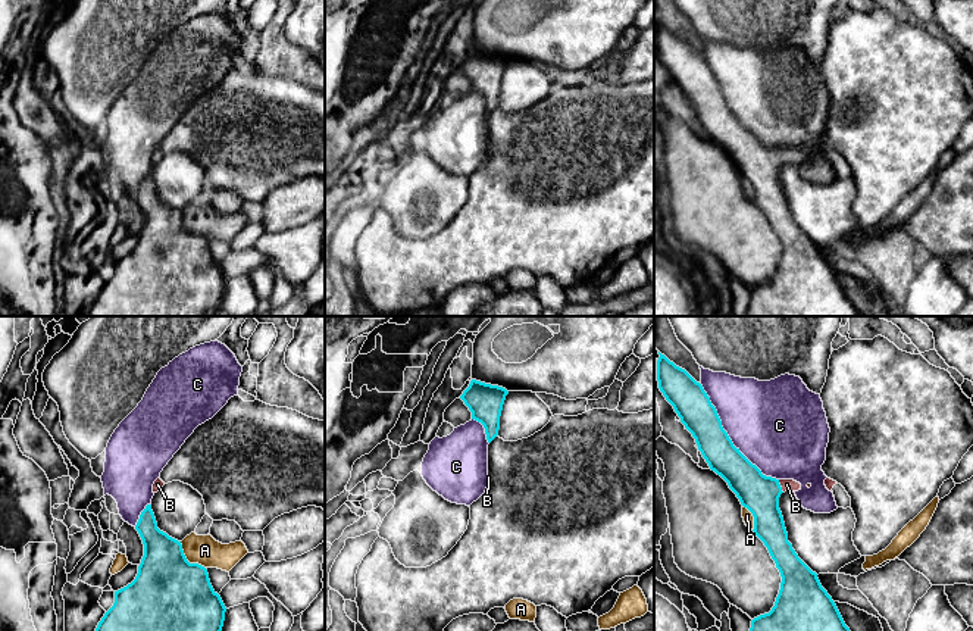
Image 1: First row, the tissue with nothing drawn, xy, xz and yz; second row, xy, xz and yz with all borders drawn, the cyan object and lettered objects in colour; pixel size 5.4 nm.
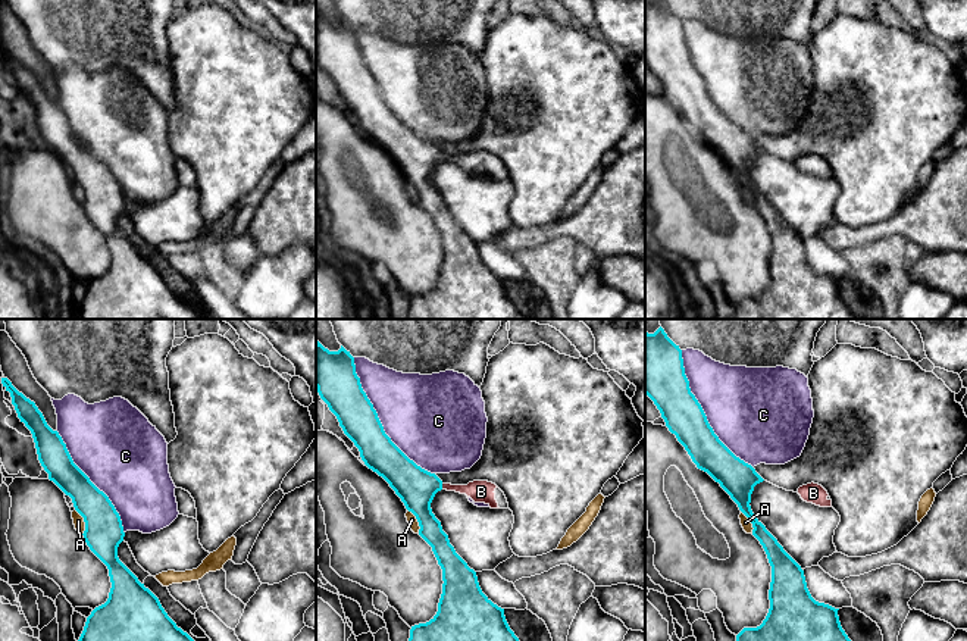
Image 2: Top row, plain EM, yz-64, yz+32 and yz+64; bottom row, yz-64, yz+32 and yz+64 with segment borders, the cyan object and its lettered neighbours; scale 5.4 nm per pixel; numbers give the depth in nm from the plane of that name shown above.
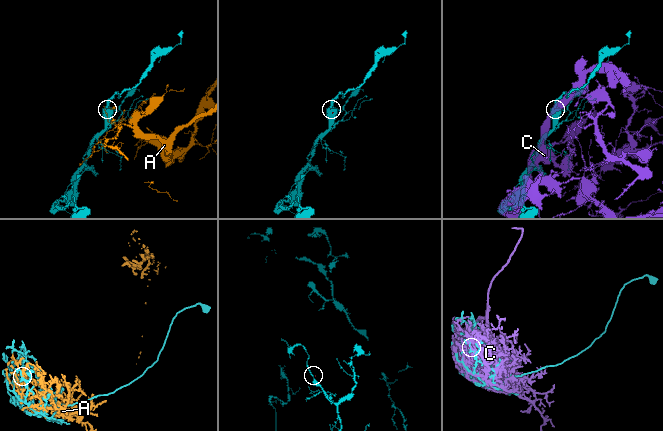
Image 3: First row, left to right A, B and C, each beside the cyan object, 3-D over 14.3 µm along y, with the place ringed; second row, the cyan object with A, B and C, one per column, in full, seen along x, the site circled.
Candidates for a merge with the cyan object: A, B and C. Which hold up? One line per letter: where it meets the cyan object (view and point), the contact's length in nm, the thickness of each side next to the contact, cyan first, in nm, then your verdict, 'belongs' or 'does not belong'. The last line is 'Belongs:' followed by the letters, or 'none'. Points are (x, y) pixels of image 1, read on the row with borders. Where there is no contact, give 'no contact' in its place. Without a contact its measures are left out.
A: contact xy (185, 559); length 200 nm; calibres 400 and 160 nm; does not belong
B: contact yz (779, 486); length 80 nm; calibres 220 and 60 nm; belongs
C: contact yz (728, 437); length 700 nm; calibres 190 and 460 nm; does not belong
Belongs: B

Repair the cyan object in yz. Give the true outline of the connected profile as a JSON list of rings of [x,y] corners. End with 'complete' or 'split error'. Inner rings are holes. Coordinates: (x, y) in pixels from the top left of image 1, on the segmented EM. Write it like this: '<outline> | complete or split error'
[[[660,352],[658,354],[657,381],[660,391],[673,406],[681,422],[695,438],[698,450],[710,469],[728,482],[741,505],[753,513],[753,531],[767,547],[782,577],[775,606],[769,613],[754,618],[750,631],[850,631],[835,602],[822,587],[817,574],[798,557],[792,544],[788,541],[783,516],[779,509],[779,497],[785,491],[801,490],[801,484],[794,480],[776,480],[763,475],[761,471],[733,446],[703,385],[685,369],[670,362],[664,354]]] | split error

